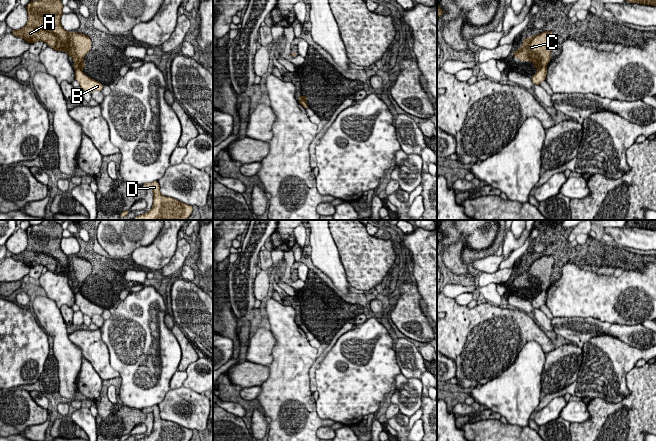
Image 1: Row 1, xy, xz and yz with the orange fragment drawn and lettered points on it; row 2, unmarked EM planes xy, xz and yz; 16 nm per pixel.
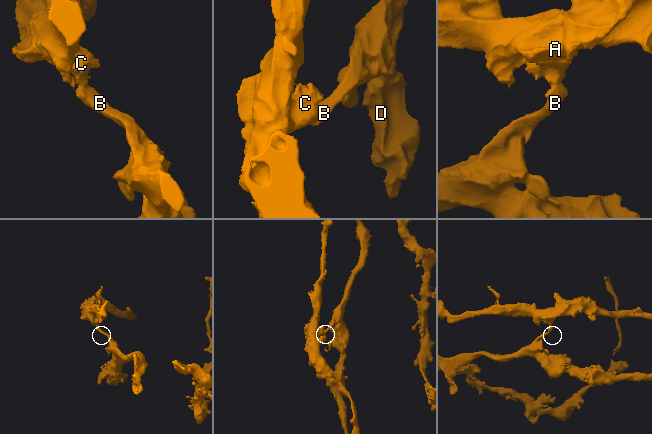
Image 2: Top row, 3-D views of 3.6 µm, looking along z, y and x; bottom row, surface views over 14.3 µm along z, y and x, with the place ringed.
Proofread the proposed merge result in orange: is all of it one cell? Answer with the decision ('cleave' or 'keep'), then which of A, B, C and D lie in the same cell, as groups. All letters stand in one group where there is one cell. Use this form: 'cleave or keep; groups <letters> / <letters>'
cleave; groups A C / B D

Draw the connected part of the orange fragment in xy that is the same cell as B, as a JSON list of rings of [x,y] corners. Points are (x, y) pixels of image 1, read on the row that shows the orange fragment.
[[[78,68],[75,70],[75,80],[80,84],[80,87],[84,91],[88,91],[92,94],[93,91],[102,91],[103,84],[87,76],[82,69]]]

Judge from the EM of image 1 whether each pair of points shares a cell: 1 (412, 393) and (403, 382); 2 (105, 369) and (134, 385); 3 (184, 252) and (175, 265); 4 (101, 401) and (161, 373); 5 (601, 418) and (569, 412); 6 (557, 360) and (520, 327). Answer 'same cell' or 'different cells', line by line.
1: same cell
2: different cells
3: same cell
4: different cells
5: different cells
6: different cells

